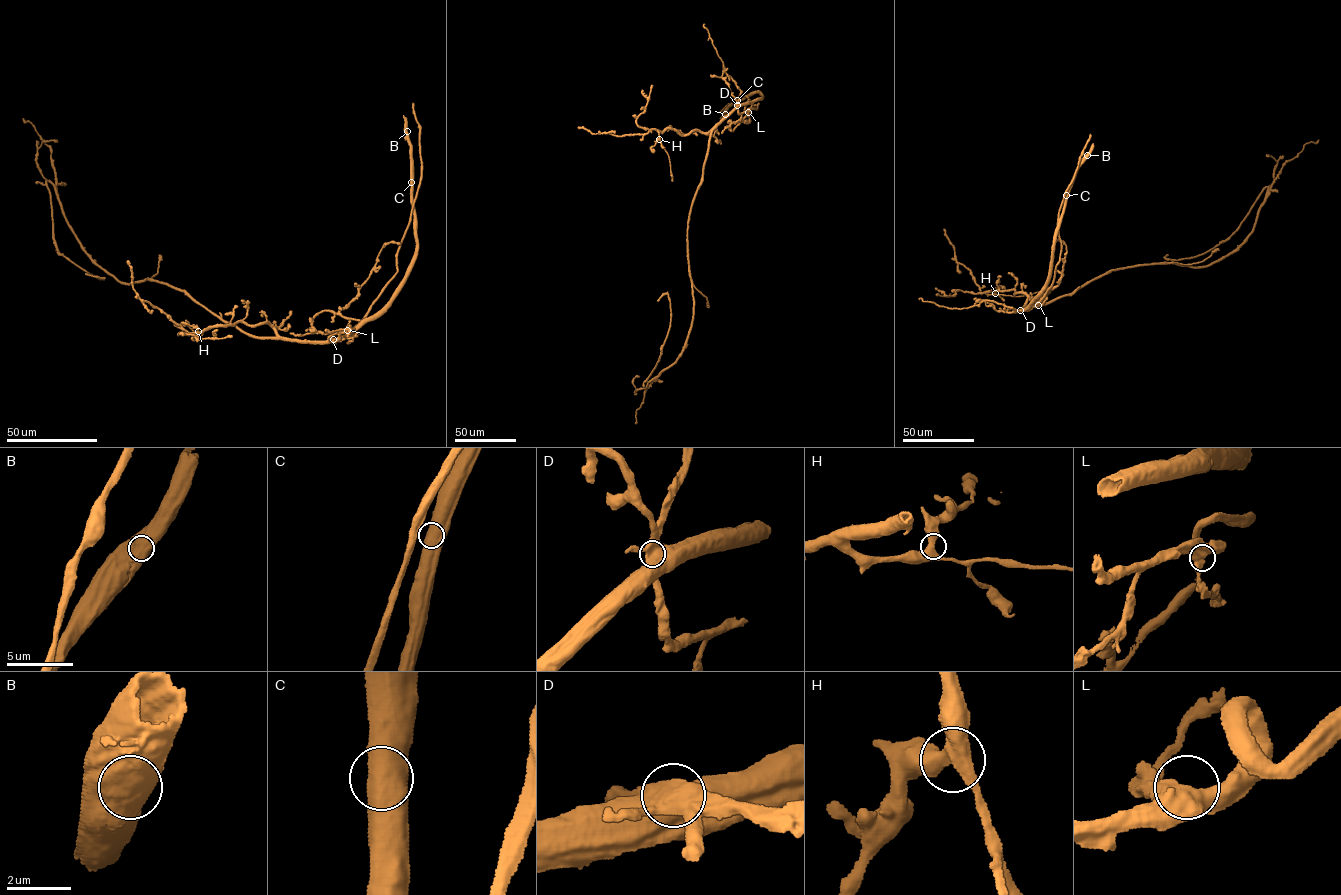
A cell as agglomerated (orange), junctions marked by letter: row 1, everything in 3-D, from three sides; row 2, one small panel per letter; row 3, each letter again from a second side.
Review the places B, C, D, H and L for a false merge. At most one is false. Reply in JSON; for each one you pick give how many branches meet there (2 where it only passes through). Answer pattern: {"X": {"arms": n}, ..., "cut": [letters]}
{"D": {"arms": 3}, "cut": ["D"]}

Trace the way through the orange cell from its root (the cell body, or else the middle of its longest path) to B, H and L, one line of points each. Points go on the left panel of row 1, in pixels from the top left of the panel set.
B: (364, 321), (376, 316), (390, 300), (415, 253), (416, 224), (407, 131)
H: (364, 321), (348, 334), (325, 341), (293, 340), (281, 337), (266, 323), (236, 322), (198, 331)
L: (364, 321), (348, 334), (328, 339), (347, 330)

